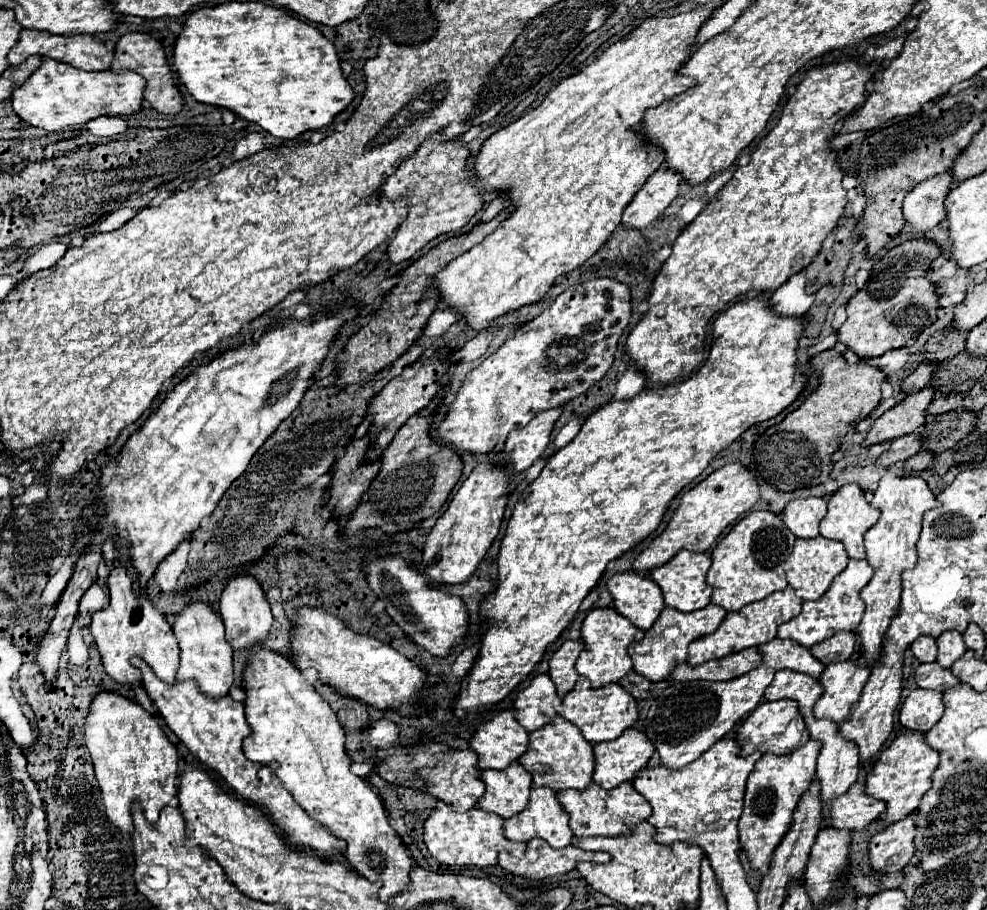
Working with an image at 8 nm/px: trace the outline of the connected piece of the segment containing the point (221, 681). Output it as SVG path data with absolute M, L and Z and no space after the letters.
M192 602L180 614L176 614L172 630L180 644L180 668L176 680L196 682L198 688L210 698L228 696L230 686L234 684L234 672L232 672L232 648L224 638L222 618L214 614L208 604Z

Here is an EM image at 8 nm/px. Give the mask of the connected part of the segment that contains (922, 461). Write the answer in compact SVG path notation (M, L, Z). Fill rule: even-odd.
M920 450L920 452L918 452L918 454L914 454L910 460L904 460L904 472L906 472L906 474L918 474L918 472L922 472L922 470L930 468L932 458L934 458L934 454L932 454L932 452Z

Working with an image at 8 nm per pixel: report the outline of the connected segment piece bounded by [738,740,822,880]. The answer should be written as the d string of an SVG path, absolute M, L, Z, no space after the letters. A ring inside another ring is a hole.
M808 740L804 746L796 748L790 754L776 756L776 754L764 754L754 770L750 772L746 796L744 796L744 812L738 822L738 834L742 850L748 858L750 868L756 872L756 878L762 880L770 870L770 860L782 838L786 836L792 814L798 808L798 802L802 794L810 788L814 774L816 774L816 758L820 754L822 742Z

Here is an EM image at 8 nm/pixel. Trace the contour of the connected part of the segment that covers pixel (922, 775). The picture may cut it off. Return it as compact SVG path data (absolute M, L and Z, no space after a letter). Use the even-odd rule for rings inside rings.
M924 732L902 734L880 754L878 762L866 778L866 794L886 802L886 812L880 816L882 822L898 822L918 808L918 802L932 786L932 774L938 768L938 762L940 754L928 746Z

